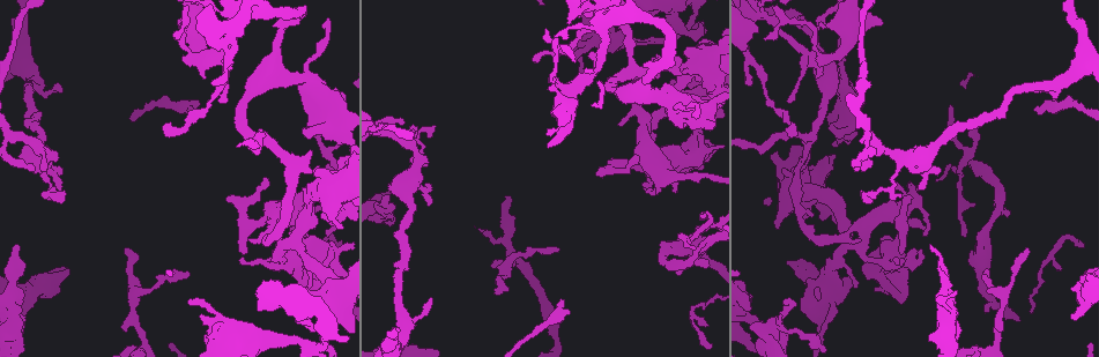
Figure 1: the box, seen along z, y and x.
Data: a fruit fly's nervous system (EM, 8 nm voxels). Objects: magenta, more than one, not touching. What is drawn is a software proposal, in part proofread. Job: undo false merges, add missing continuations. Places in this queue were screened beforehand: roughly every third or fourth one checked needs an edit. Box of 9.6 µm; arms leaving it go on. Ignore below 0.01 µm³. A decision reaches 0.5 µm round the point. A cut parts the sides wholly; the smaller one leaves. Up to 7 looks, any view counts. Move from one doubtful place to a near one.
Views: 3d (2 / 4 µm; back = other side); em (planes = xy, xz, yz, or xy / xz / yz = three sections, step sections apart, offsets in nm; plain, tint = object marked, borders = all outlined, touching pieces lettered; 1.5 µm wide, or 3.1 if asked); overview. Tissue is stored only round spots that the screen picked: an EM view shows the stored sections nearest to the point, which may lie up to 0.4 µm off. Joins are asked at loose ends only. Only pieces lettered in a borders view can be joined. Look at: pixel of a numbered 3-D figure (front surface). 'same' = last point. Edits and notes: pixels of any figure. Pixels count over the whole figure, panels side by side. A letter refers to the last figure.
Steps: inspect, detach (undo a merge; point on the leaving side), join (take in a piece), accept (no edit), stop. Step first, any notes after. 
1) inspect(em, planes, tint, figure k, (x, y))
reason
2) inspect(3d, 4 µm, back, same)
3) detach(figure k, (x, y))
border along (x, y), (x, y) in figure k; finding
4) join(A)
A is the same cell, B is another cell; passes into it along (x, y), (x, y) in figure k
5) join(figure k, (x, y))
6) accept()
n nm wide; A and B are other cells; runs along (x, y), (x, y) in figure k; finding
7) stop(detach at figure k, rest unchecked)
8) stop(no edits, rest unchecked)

inspect(em, yz, step 4, plain, figure 1, (676, 106))
three arms meet

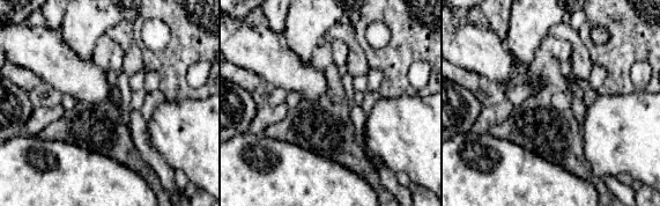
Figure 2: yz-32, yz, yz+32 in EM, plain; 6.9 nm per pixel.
inspect(em, yz, step 4, borders, same)

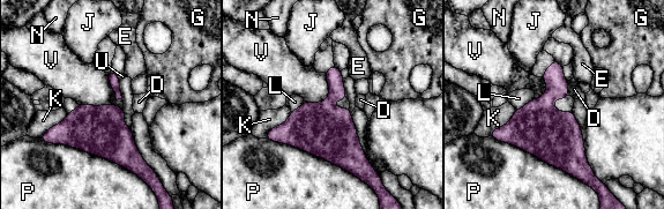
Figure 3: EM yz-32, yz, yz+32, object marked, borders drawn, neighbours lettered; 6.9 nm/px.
accept()
D, E, G, J, K, L, N, P, U and V are other cells; border along (325, 73), (328, 96), (305, 102) in figure 3; one neuron here

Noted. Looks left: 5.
inspect(3d, 2 µm, figure 1, (331, 225))
free end

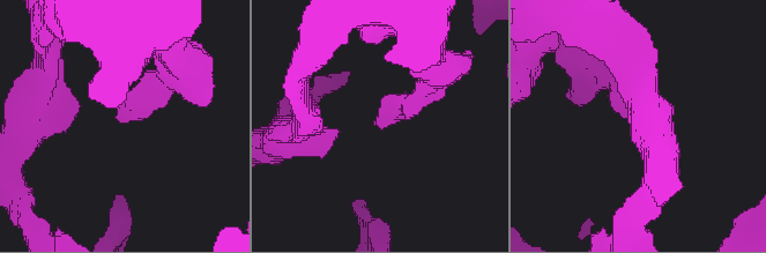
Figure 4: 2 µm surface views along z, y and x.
inspect(em, planes, plain, figure 4, (384, 127))
now the EM

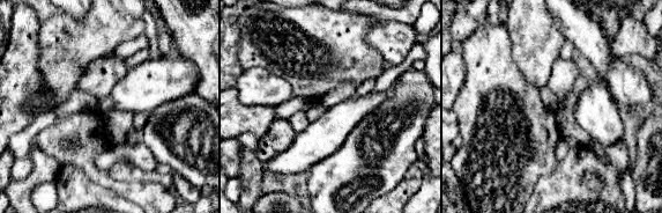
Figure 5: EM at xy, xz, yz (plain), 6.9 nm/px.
inspect(em, planes, borders, same)

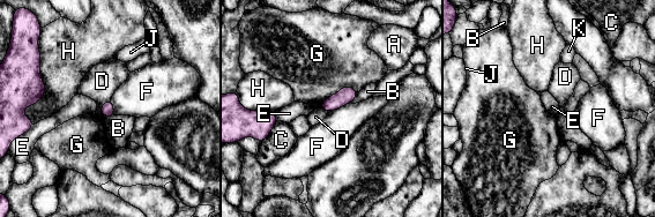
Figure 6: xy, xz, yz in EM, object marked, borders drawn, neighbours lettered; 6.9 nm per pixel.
accept()
A, B, C, D, E, F, G, H, J and K are other cells; border along (350, 102), (328, 113) in figure 6; no lettered piece goes on from it

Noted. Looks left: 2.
inspect(em, xz, step 4, tint, figure 1, (1071, 316))
an open end

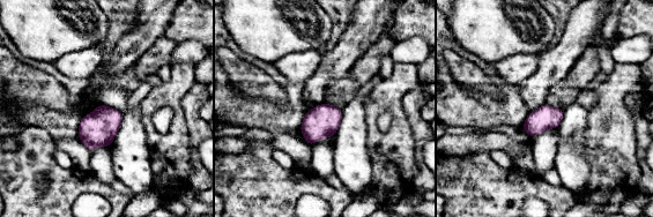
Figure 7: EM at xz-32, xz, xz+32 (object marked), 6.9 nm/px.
inspect(em, xy, step 4, borders, same)
another direction

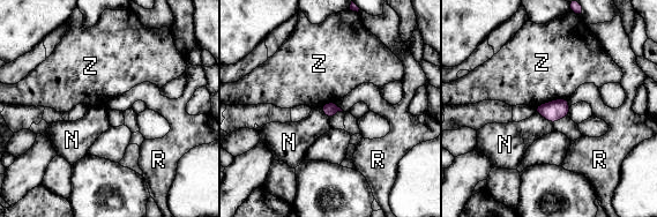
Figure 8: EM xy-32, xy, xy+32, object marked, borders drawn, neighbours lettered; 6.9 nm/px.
accept()
N, R and Z are other cells; border along (334, 102), (343, 110) in figure 8; no lettered piece goes on from it

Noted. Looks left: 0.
stop(no edits, rest unchecked)

